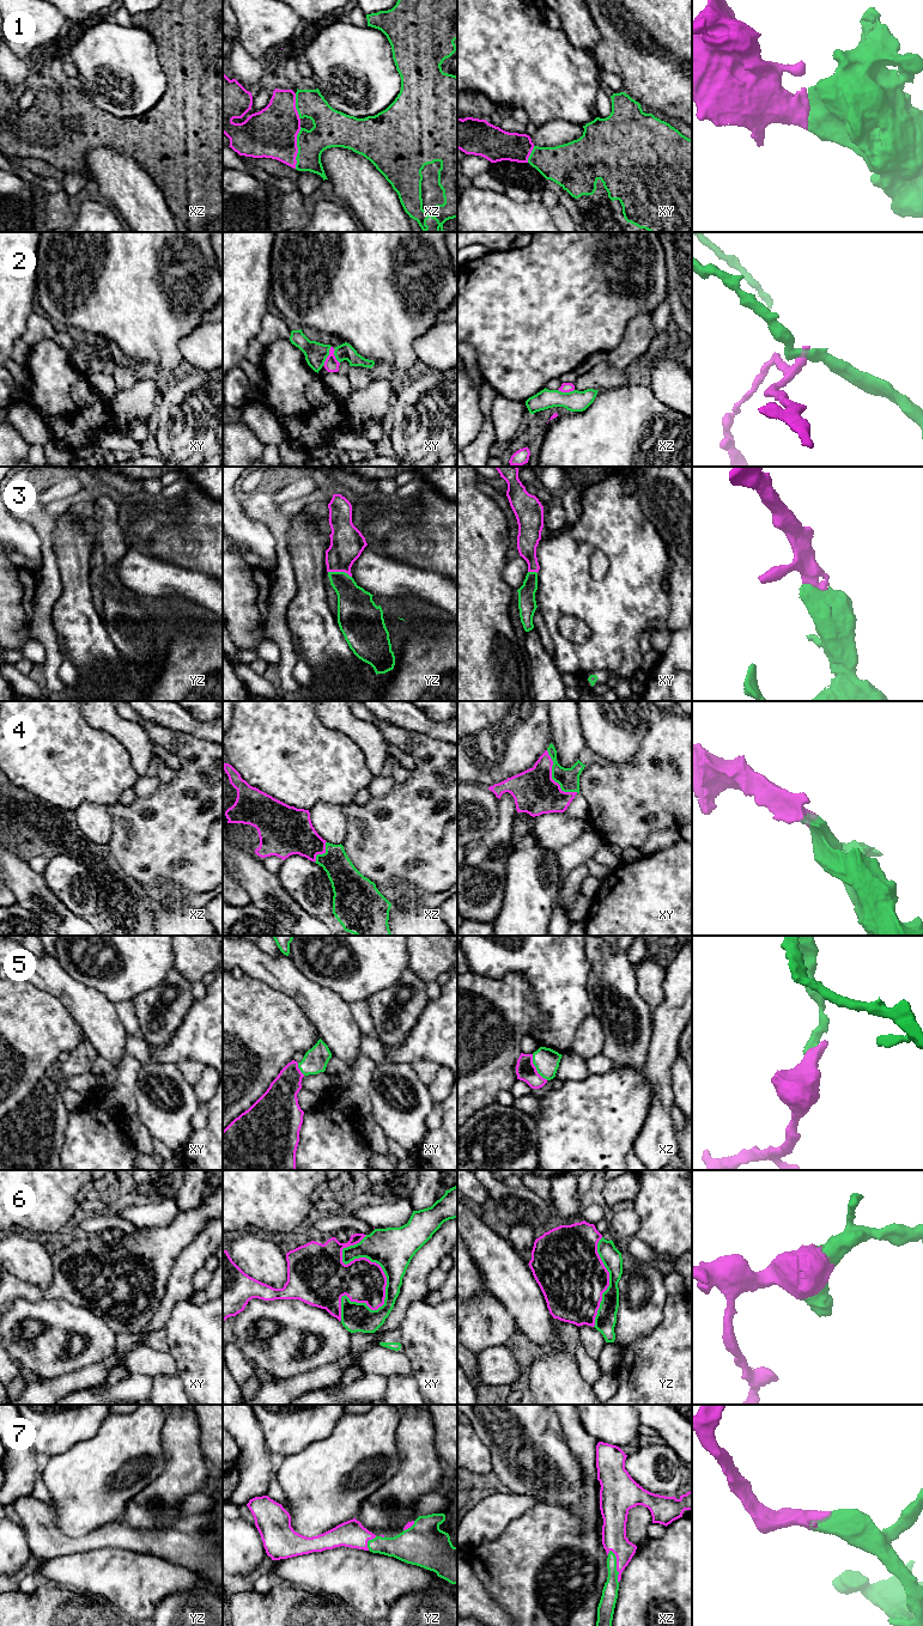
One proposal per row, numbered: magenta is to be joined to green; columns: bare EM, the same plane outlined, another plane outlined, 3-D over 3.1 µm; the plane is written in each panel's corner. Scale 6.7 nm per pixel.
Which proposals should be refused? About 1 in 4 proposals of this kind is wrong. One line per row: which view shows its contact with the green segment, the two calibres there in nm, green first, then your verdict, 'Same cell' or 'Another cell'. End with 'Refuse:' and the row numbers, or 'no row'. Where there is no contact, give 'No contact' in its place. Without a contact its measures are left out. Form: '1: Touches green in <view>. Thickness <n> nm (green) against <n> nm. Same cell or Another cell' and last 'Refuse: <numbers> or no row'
1: Touches green in xz. Thickness 220 nm (green) against 340 nm. Same cell
2: Touches green in xy. Thickness 150 nm (green) against 100 nm. Another cell
3: Touches green in yz. Thickness 240 nm (green) against 220 nm. Same cell
4: Touches green in xy. Thickness 140 nm (green) against 300 nm. Same cell
5: Touches green in xz. Thickness 170 nm (green) against 140 nm. Same cell
6: Touches green in xy. Thickness 280 nm (green) against 280 nm. Same cell
7: Touches green in xz. Thickness 110 nm (green) against 160 nm. Same cell
Refuse: 2

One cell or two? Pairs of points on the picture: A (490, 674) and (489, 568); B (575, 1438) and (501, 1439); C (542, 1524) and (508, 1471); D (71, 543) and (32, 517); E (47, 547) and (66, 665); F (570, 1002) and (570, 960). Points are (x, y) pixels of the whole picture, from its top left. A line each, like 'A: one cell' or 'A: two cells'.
A: one cell
B: two cells
C: two cells
D: two cells
E: two cells
F: one cell

